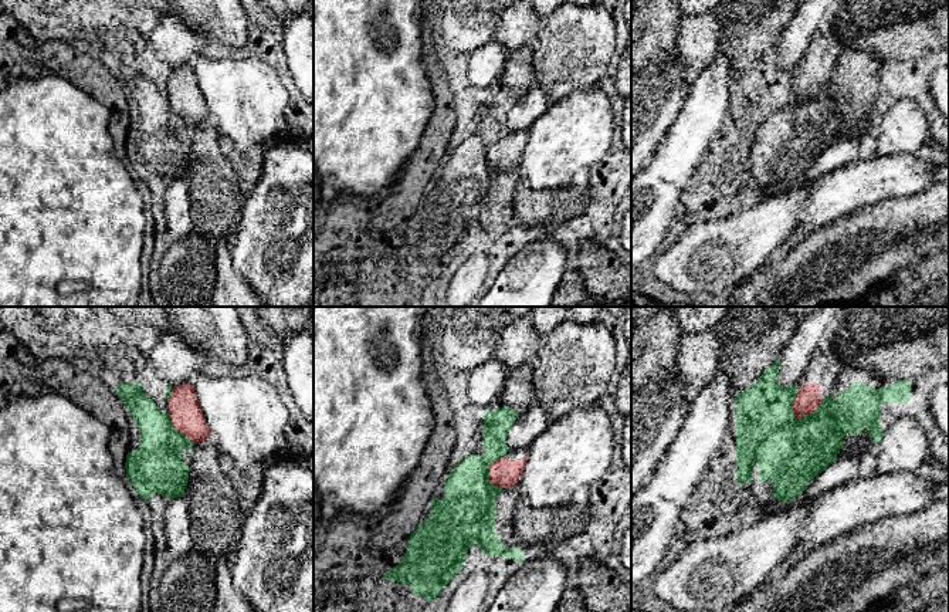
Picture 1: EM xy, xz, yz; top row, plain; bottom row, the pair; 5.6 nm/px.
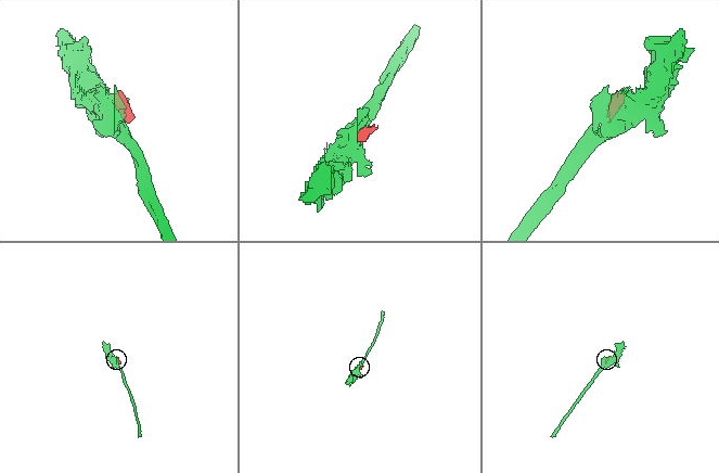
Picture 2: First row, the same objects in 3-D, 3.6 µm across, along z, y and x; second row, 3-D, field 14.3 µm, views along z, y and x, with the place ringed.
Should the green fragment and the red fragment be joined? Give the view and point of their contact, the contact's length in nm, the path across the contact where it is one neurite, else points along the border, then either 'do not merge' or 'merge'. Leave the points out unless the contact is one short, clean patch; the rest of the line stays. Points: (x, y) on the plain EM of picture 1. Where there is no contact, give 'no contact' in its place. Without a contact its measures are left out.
yz (807, 95) | 190 nm | along yz (822, 83), (813, 93), (800, 100), (793, 98) | do not merge

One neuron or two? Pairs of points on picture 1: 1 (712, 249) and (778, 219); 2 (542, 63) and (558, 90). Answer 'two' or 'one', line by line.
1: one
2: one

